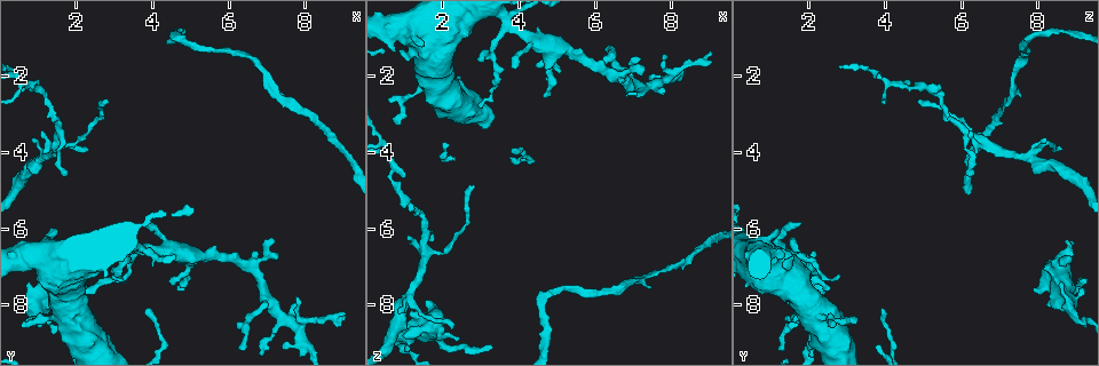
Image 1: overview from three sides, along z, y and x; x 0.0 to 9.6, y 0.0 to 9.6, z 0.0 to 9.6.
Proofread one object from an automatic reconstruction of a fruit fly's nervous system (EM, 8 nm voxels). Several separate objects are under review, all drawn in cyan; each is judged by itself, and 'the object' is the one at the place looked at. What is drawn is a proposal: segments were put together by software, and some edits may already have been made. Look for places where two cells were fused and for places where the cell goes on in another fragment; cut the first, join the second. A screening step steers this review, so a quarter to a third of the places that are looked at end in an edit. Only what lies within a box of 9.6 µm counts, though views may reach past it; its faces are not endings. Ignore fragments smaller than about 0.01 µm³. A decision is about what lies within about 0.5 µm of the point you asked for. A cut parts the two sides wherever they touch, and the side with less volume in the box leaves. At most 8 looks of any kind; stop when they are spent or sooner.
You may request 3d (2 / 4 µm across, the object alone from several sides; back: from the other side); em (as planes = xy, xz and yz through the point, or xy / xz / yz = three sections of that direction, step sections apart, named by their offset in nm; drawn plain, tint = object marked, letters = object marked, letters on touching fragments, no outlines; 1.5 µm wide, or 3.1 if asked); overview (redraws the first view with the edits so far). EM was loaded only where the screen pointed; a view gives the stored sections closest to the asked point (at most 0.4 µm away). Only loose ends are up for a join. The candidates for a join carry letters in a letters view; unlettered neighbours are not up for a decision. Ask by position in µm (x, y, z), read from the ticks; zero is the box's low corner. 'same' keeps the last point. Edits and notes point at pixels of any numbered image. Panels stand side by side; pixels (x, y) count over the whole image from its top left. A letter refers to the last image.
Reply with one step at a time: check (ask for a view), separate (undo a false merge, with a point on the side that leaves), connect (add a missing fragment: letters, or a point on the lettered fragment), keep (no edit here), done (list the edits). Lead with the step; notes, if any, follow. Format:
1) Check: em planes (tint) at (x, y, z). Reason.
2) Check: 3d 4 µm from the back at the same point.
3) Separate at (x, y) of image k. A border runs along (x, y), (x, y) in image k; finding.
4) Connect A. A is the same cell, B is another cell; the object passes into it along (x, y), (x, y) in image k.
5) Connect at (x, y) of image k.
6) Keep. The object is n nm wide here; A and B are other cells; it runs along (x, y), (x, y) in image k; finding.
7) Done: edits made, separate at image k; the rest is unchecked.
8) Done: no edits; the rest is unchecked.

Check: 3d 4 µm at (4.70, 0.75, 8.60).

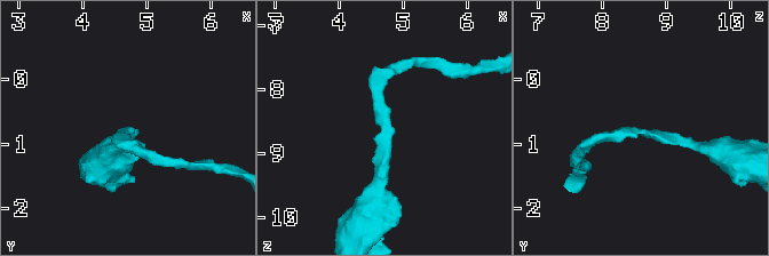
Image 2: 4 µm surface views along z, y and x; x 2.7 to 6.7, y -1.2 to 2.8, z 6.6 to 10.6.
Check: em planes (letters) at (4.75, 0.80, 8.60). The arms are 170, 190 nm wide; need the tissue.

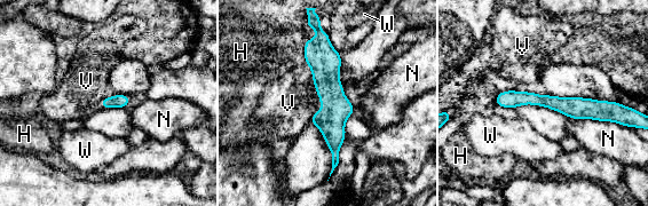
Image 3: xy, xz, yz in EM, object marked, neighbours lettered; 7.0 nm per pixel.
Keep. H, N, V and W are other cells; a border runs along (306, 63), (310, 69), (317, 94) in image 3; all the same cell.

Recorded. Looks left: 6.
Check: 3d 2 µm at (1.50, 3.40, 6.05). Three arms meet.

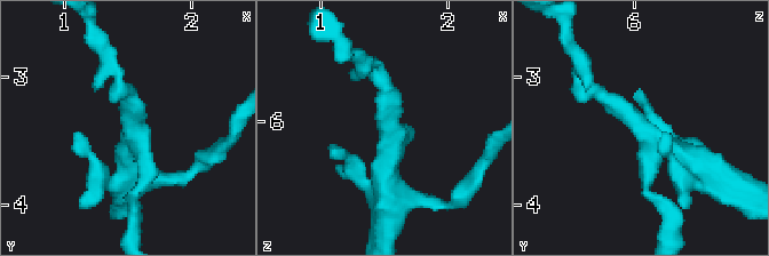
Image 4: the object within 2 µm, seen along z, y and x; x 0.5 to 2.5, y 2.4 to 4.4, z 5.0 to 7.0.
Check: em yz step 8 (tint) at (1.58, 3.40, 6.02). 3 arms meet here.

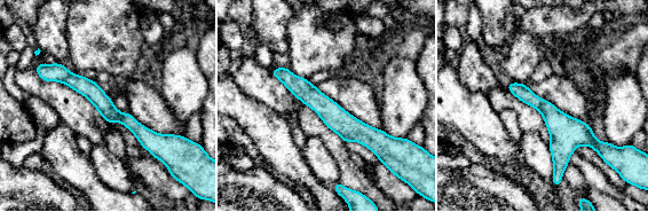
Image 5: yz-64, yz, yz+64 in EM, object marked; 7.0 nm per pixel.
Check: em planes (letters) at the same point.

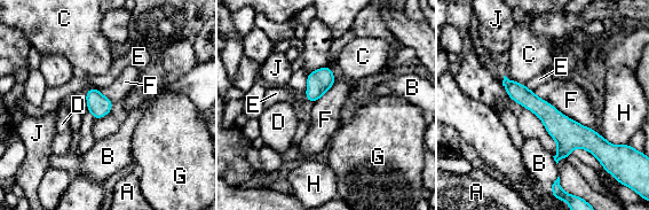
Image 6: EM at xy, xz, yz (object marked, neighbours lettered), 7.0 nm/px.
Keep. The object is 160 nm wide here; the longest contact is with F, 500 nm; A, B, C, D, E, F, G, H and J are other cells; continuous, no second cell.

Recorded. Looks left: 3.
Check: 3d 4 µm at (1.15, 4.10, 7.85).

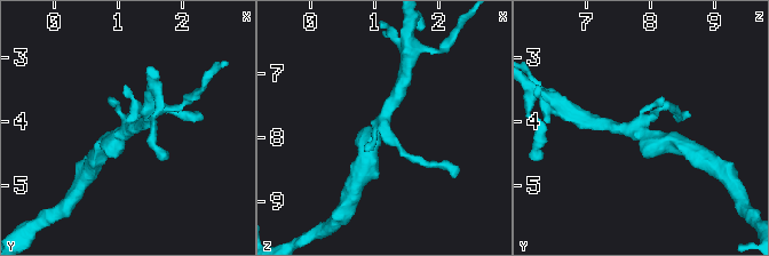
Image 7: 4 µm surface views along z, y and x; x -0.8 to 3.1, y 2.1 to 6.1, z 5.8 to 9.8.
Check: em planes (letters) at (1.15, 4.15, 7.80).

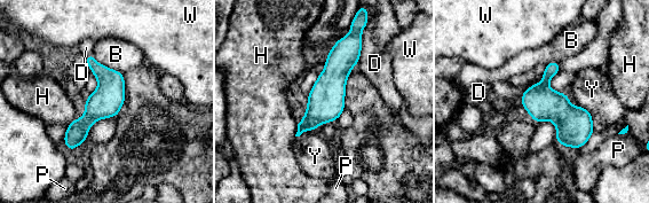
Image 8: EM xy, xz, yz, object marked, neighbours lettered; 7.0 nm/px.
Keep. B, D, H, P, W and Y are other cells; it runs along (354, 38), (324, 106), (300, 130) in image 8; one cell here.

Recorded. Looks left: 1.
Done: no edits; the rest is unchecked.

